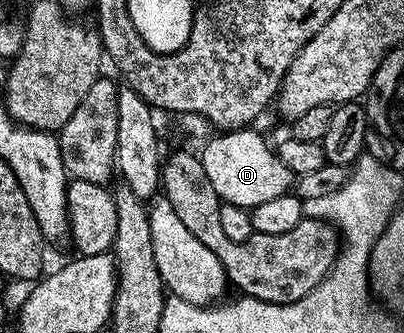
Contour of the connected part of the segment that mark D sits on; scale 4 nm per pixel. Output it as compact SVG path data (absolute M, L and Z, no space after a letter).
M252 127L224 131L210 137L199 157L206 169L218 199L226 205L252 210L276 197L288 193L295 184L295 175L281 160L276 151Z

